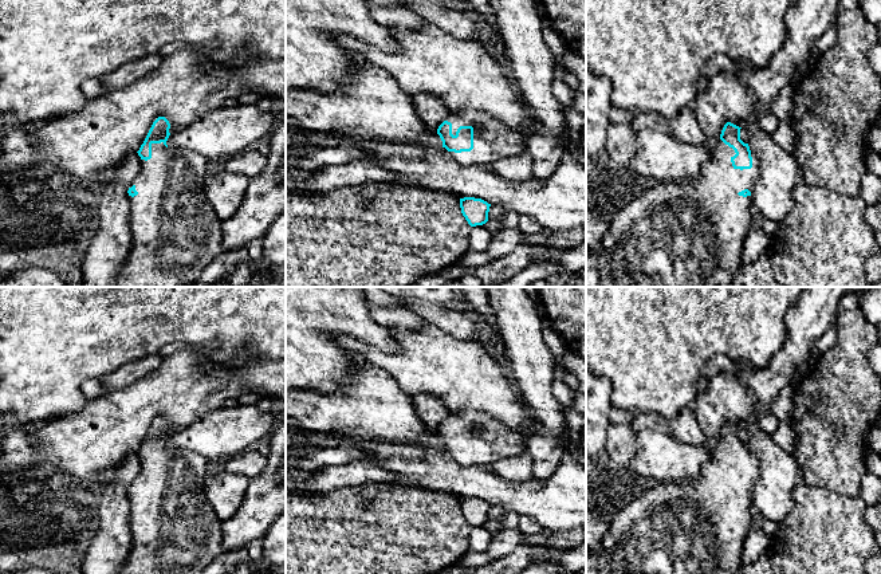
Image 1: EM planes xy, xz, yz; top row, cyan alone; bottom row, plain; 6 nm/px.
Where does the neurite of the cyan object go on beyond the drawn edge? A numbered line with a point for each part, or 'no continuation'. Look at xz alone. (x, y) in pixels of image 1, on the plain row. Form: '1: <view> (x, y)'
1: xz (492, 441)

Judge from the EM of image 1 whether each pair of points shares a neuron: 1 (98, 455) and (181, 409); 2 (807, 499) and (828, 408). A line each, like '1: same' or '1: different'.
1: same
2: different

